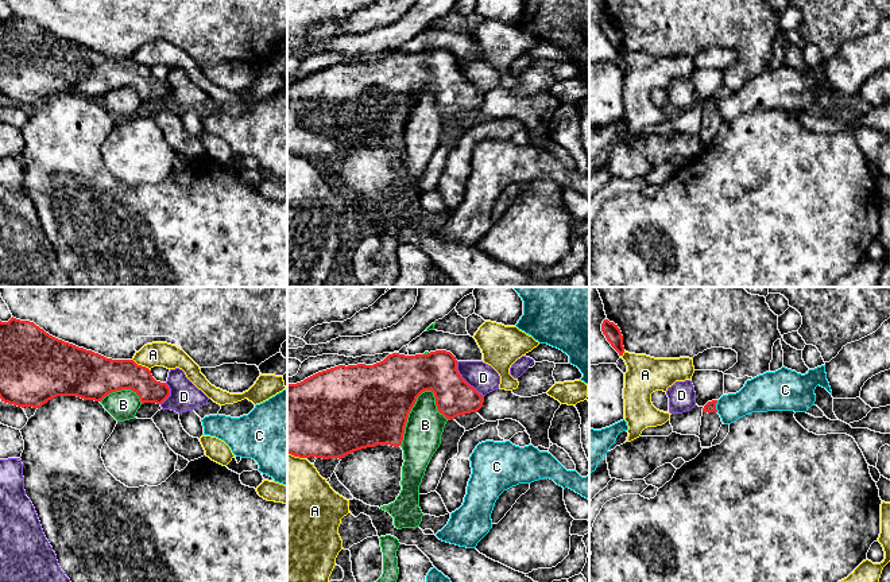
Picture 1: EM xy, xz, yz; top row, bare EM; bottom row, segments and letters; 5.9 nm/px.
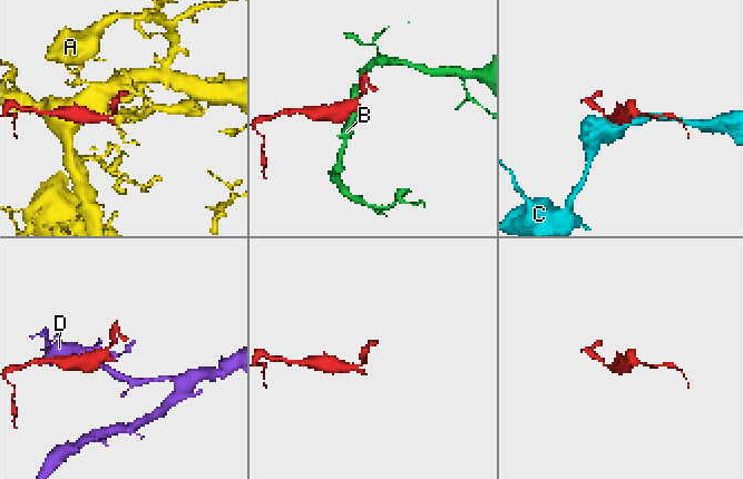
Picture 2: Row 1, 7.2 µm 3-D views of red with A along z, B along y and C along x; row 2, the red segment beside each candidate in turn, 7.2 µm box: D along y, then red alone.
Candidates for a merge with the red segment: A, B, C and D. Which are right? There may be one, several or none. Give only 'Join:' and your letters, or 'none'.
Join: none

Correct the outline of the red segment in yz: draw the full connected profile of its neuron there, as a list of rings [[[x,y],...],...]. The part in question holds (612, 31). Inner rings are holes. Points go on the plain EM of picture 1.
[[[604,18],[601,22],[601,30],[605,34],[607,39],[611,42],[611,44],[619,51],[619,54],[623,54],[623,34],[618,23],[610,20],[608,18]]]

